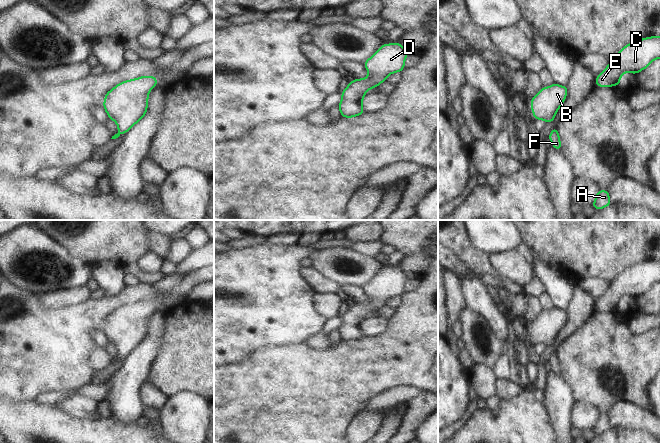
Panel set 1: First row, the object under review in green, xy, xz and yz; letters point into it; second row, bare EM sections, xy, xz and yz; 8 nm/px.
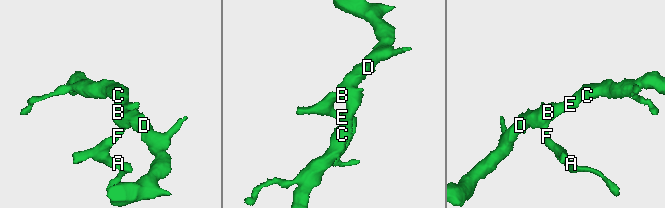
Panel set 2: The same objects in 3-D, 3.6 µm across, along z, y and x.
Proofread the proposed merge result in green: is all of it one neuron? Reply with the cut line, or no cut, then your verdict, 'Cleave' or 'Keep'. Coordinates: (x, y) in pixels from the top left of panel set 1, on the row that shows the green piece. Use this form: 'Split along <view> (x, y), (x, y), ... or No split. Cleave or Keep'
No split. Keep

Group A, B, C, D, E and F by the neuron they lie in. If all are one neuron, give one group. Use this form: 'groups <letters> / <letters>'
groups A B C D E F

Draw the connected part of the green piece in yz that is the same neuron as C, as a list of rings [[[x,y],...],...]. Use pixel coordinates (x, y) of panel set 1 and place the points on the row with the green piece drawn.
[[[651,36],[627,44],[597,76],[595,85],[617,86],[624,72],[637,74],[657,58],[660,58],[660,37]]]

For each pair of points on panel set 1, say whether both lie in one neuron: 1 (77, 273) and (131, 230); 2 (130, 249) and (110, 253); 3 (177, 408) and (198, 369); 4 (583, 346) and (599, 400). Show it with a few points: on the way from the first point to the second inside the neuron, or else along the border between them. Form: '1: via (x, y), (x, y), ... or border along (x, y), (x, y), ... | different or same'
1: border along (69, 250), (92, 266) | different
2: via (125, 249), (115, 249) | same
3: border along (203, 397), (193, 392), (179, 392), (169, 399) | different
4: via (589, 359), (589, 369), (594, 374), (598, 387) | same

